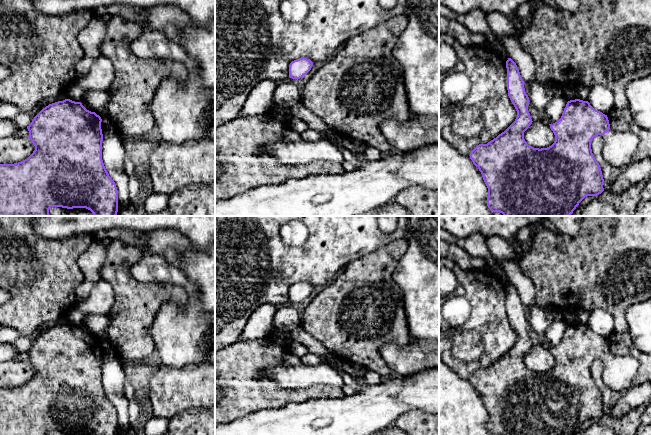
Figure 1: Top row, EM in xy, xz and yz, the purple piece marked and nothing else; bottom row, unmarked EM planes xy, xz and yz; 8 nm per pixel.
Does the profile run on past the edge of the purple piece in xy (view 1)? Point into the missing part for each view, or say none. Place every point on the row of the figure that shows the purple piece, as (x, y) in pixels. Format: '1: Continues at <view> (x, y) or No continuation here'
1: No continuation here

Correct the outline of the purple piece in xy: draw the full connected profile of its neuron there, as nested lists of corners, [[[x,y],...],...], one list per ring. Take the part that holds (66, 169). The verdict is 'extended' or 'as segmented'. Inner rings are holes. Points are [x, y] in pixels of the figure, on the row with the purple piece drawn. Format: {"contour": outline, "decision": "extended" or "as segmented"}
{"contour": [[[70,99],[43,108],[27,126],[28,138],[35,146],[33,153],[21,162],[0,164],[0,216],[51,216],[51,207],[86,208],[94,216],[116,216],[118,190],[102,160],[101,122],[95,112]]], "decision": "as segmented"}

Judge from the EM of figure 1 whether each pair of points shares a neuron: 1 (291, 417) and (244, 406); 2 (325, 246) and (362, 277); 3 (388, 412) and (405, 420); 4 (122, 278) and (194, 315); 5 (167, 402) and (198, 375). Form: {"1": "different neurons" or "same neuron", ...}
{"1": "different neurons", "2": "different neurons", "3": "different neurons", "4": "different neurons", "5": "same neuron"}

